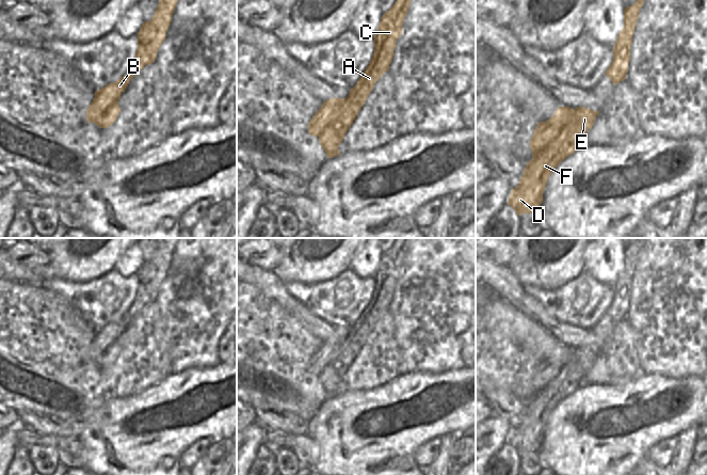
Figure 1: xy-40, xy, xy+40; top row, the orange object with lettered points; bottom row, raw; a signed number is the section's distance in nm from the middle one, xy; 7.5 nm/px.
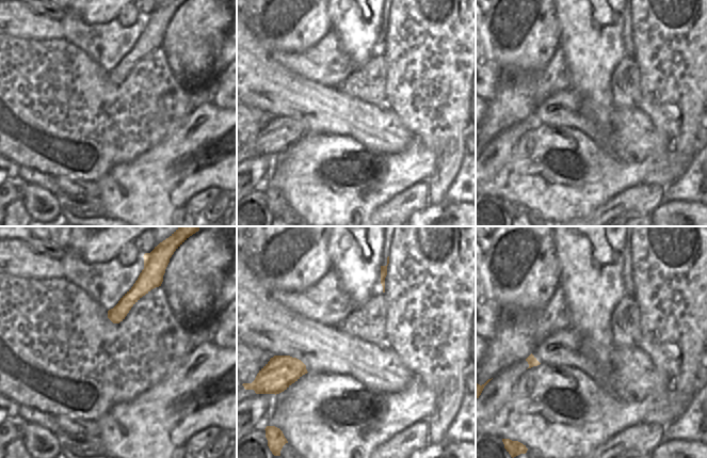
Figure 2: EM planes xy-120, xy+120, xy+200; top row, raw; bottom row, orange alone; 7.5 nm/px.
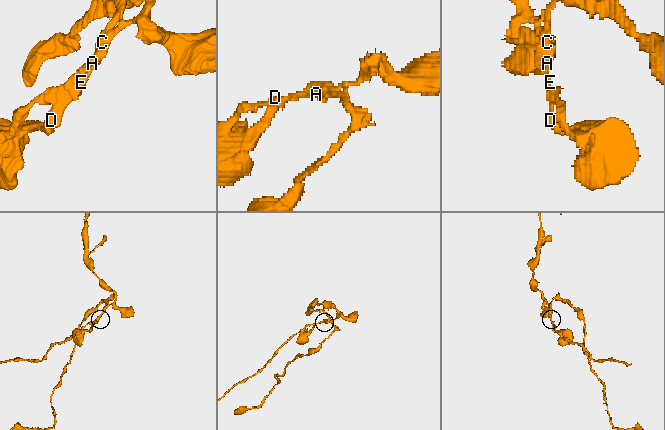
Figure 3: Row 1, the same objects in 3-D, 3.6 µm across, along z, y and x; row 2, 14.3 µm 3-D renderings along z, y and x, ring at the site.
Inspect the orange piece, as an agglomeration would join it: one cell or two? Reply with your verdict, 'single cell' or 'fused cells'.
fused cells

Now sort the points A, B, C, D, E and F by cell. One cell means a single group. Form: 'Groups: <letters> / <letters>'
Groups: A C D E F / B

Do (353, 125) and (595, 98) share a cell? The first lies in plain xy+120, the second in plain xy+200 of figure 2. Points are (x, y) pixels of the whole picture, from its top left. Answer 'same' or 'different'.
different

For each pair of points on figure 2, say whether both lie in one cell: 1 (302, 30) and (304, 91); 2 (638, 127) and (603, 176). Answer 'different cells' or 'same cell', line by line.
1: different cells
2: different cells

